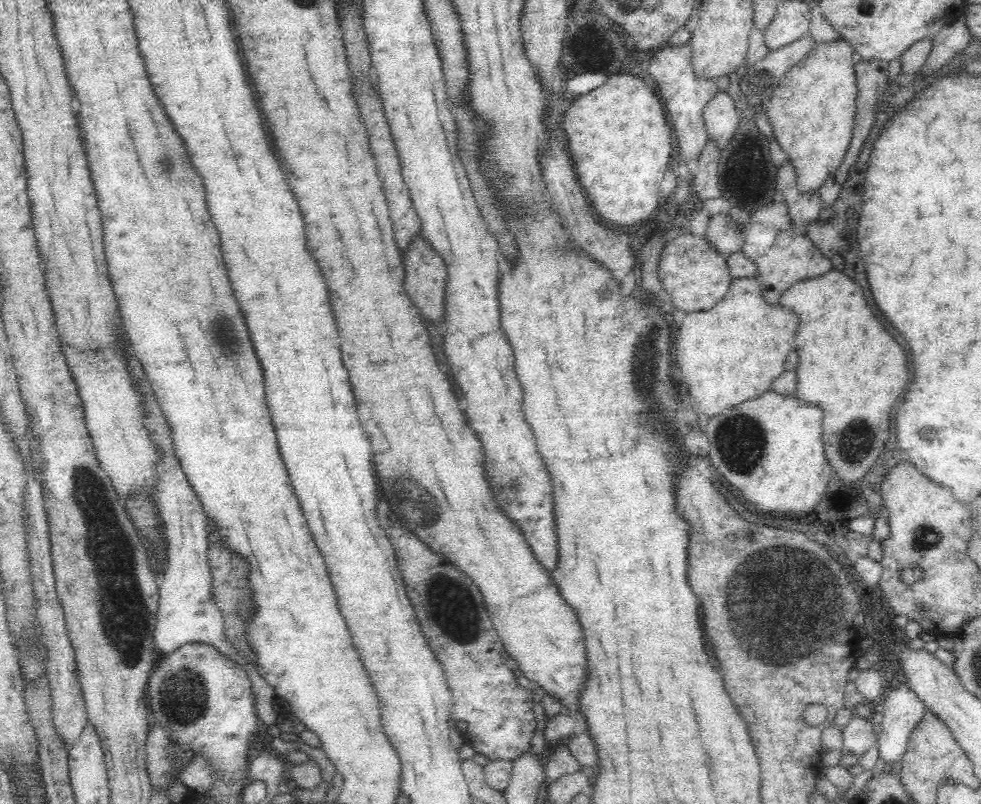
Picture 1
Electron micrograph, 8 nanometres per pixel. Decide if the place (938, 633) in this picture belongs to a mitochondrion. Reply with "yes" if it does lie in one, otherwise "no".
no

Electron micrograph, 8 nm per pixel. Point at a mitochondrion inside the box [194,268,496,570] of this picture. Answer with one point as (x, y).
(421, 510)

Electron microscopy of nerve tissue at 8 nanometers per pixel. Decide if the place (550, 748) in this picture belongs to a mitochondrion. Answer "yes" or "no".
no

